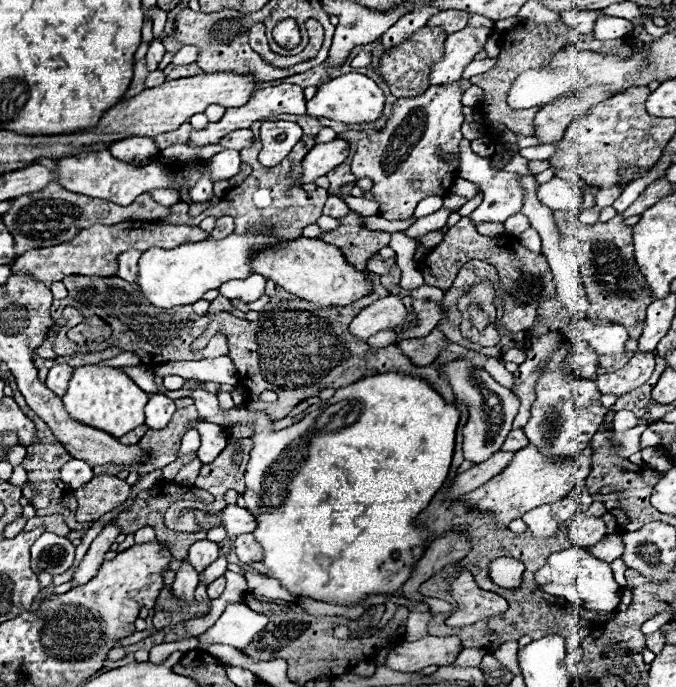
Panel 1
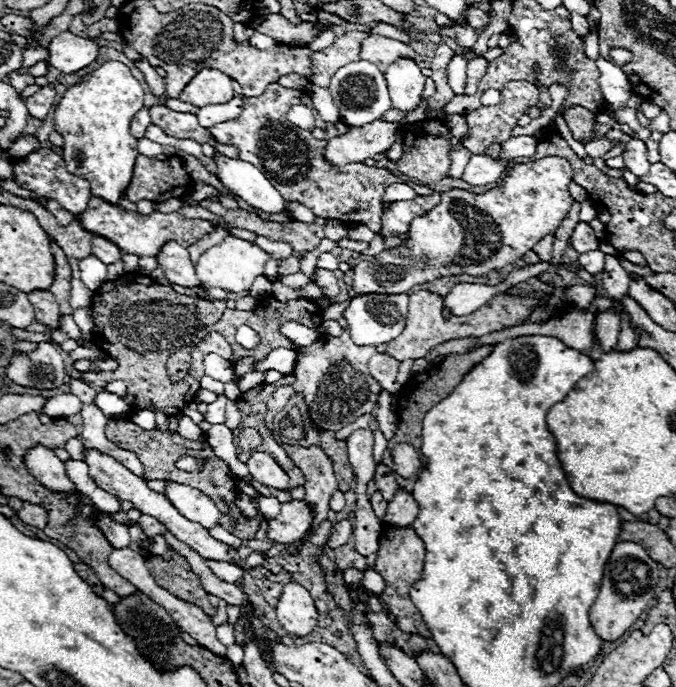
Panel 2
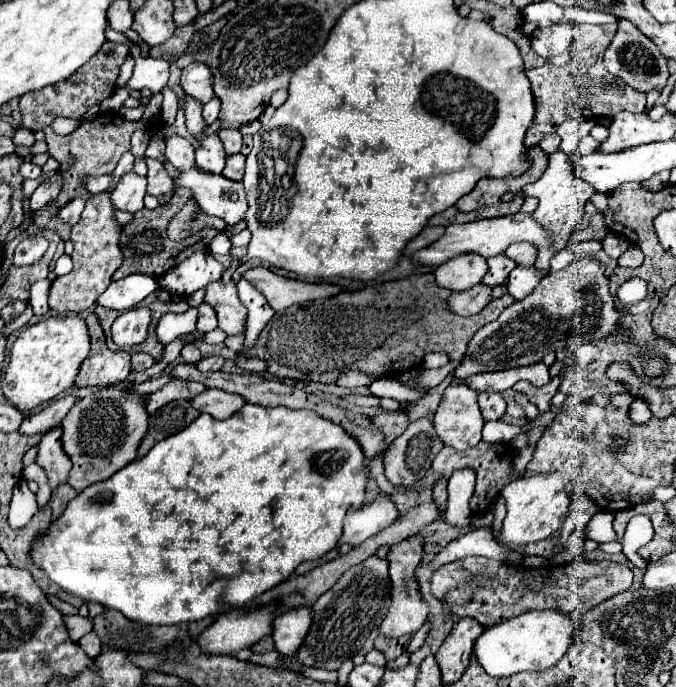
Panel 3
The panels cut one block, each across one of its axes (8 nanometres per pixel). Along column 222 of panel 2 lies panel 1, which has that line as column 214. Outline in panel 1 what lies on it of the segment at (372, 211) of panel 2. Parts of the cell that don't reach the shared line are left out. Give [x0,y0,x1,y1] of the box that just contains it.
[188,84,306,146]

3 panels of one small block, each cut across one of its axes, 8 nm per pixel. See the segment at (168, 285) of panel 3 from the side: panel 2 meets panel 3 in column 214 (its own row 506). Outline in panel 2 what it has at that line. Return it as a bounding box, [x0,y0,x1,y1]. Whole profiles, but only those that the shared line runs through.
[258,498,280,520]

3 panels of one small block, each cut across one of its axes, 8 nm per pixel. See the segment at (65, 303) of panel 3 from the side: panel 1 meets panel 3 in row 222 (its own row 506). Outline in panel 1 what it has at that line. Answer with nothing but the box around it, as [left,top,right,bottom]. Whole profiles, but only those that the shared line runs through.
[72,476,130,522]

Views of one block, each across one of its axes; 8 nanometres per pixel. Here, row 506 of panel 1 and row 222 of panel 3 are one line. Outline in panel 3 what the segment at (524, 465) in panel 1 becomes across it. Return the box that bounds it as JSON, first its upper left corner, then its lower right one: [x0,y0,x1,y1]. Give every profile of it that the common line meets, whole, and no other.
[410,214,554,272]

